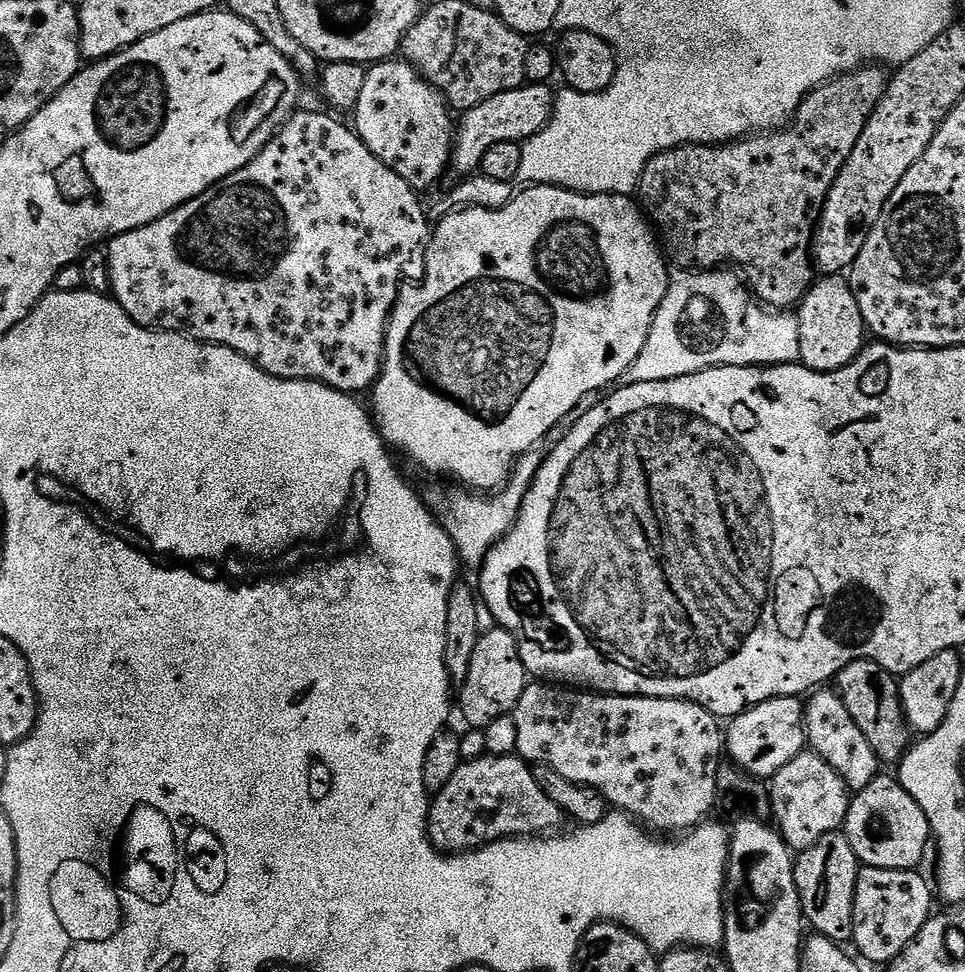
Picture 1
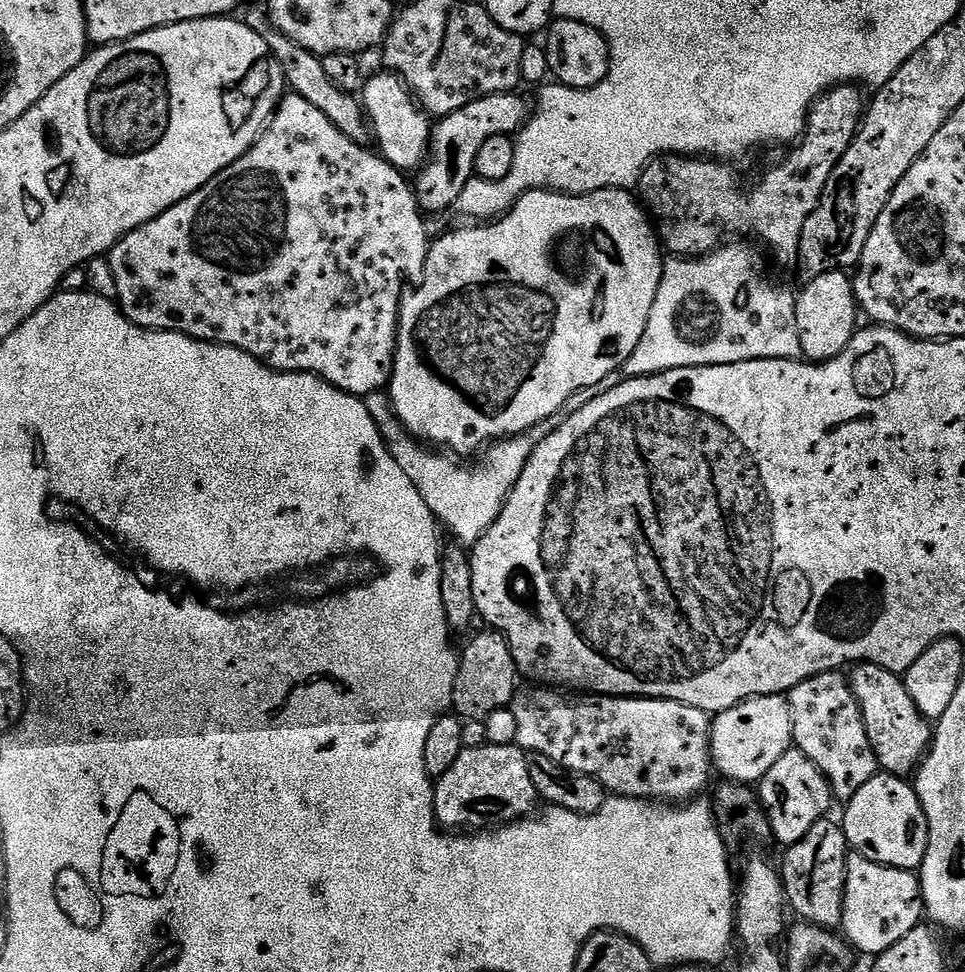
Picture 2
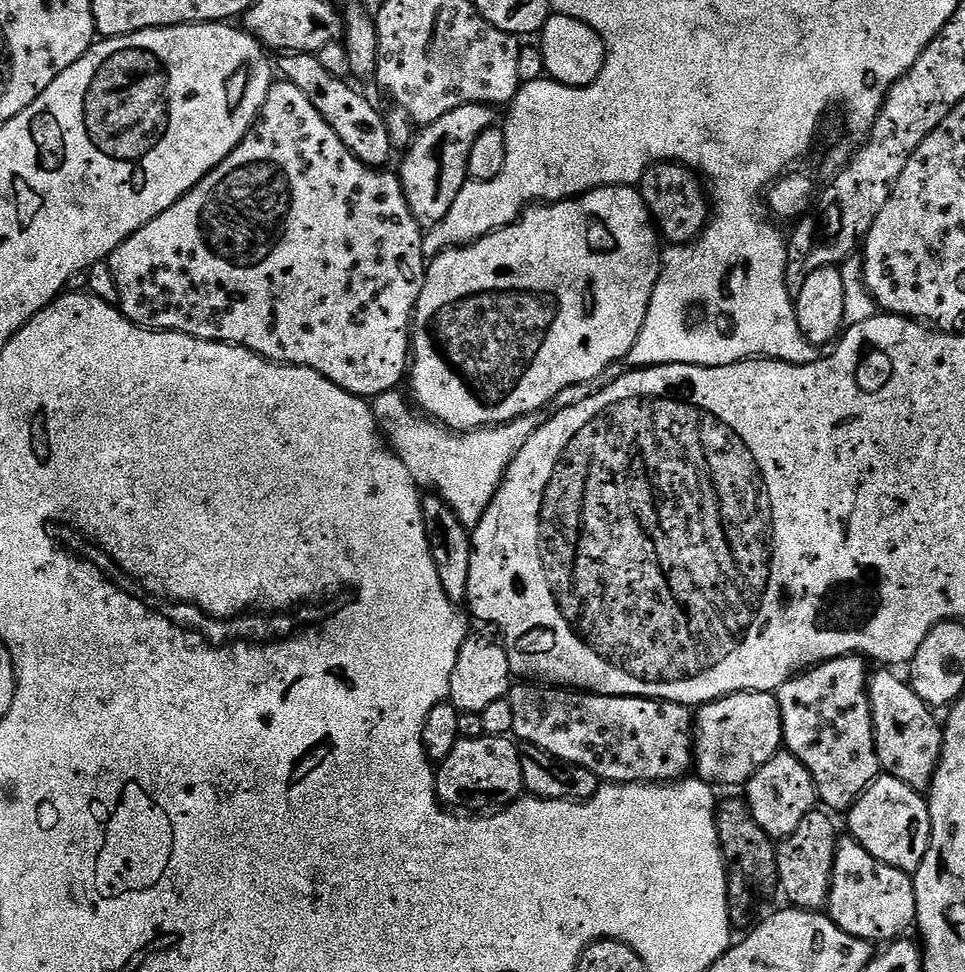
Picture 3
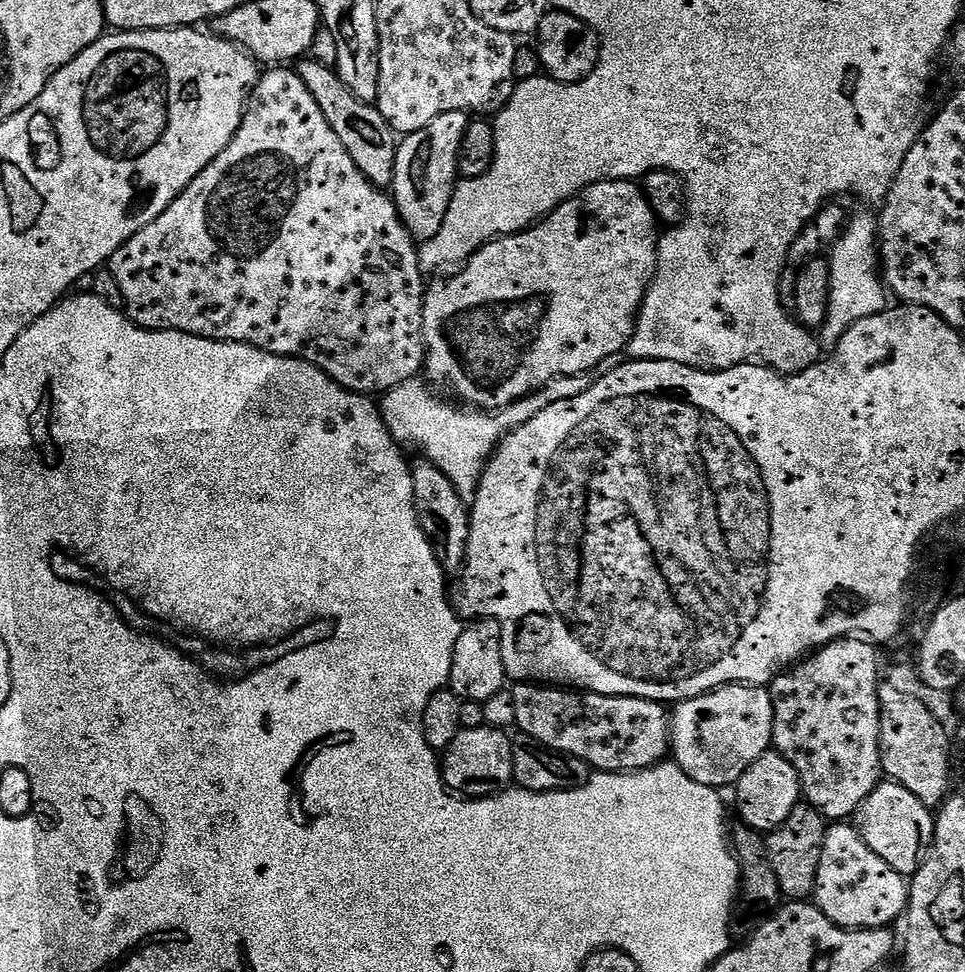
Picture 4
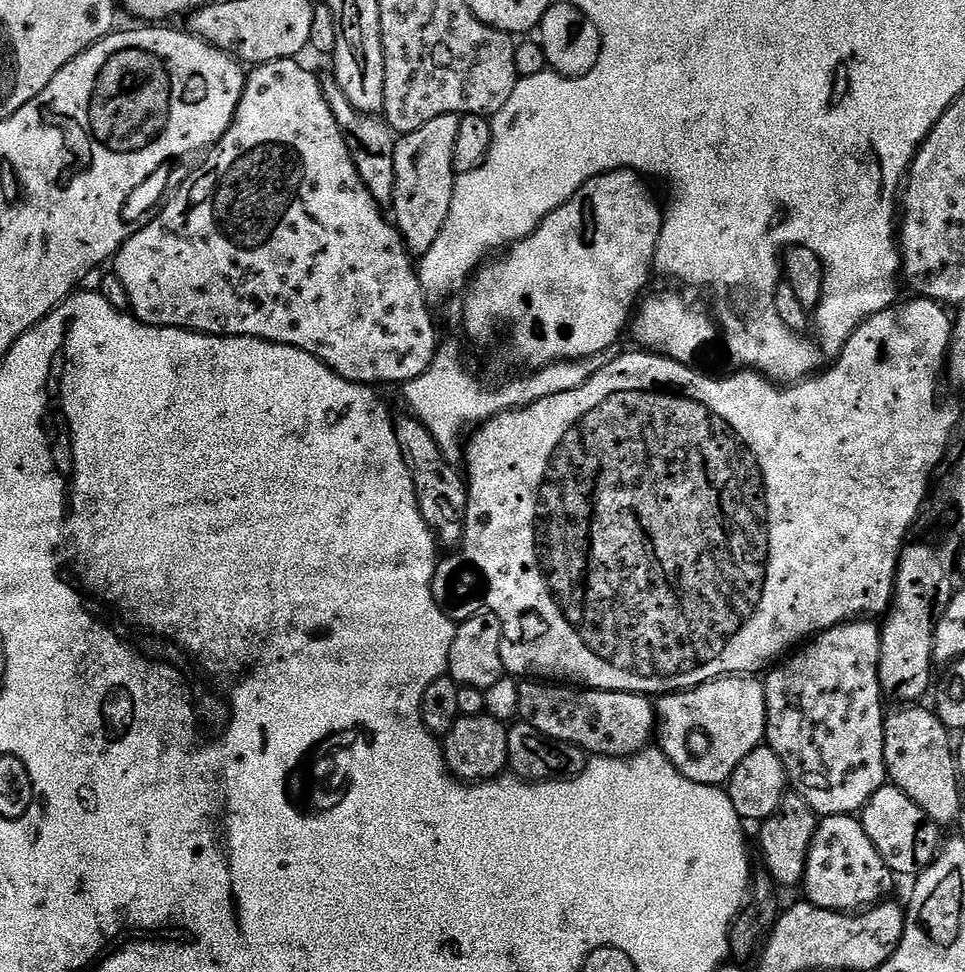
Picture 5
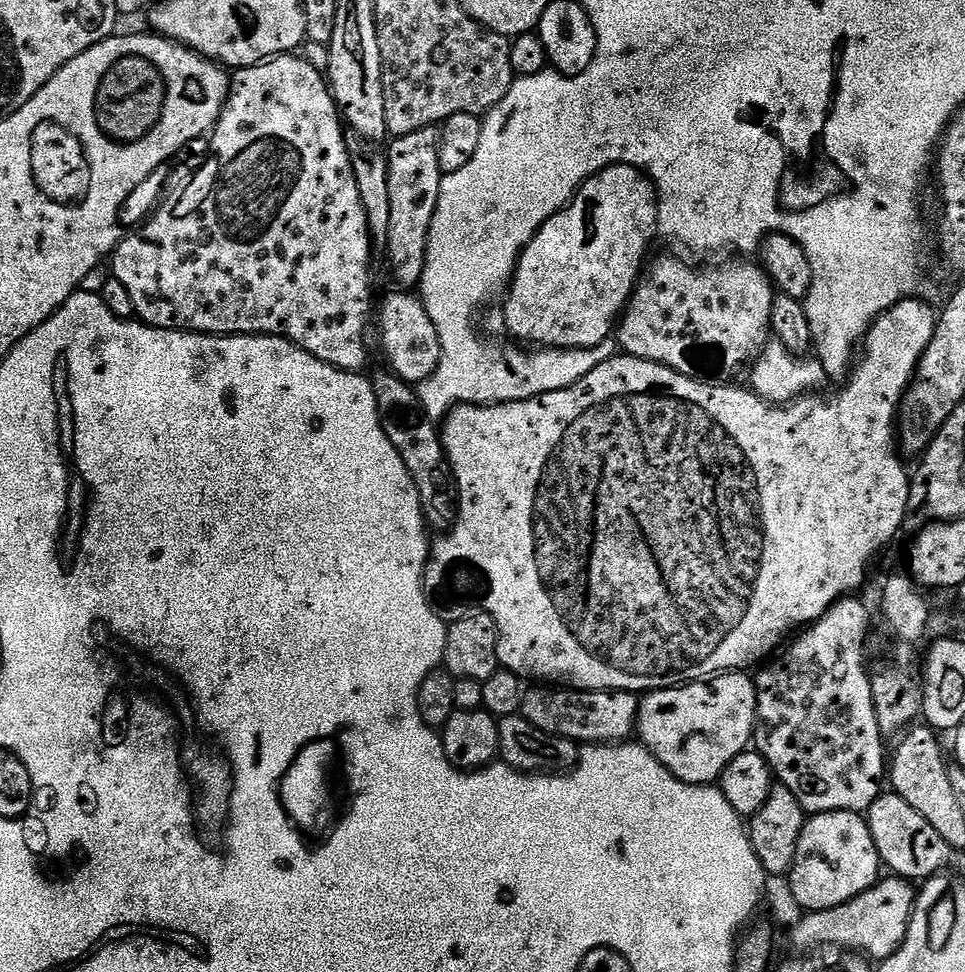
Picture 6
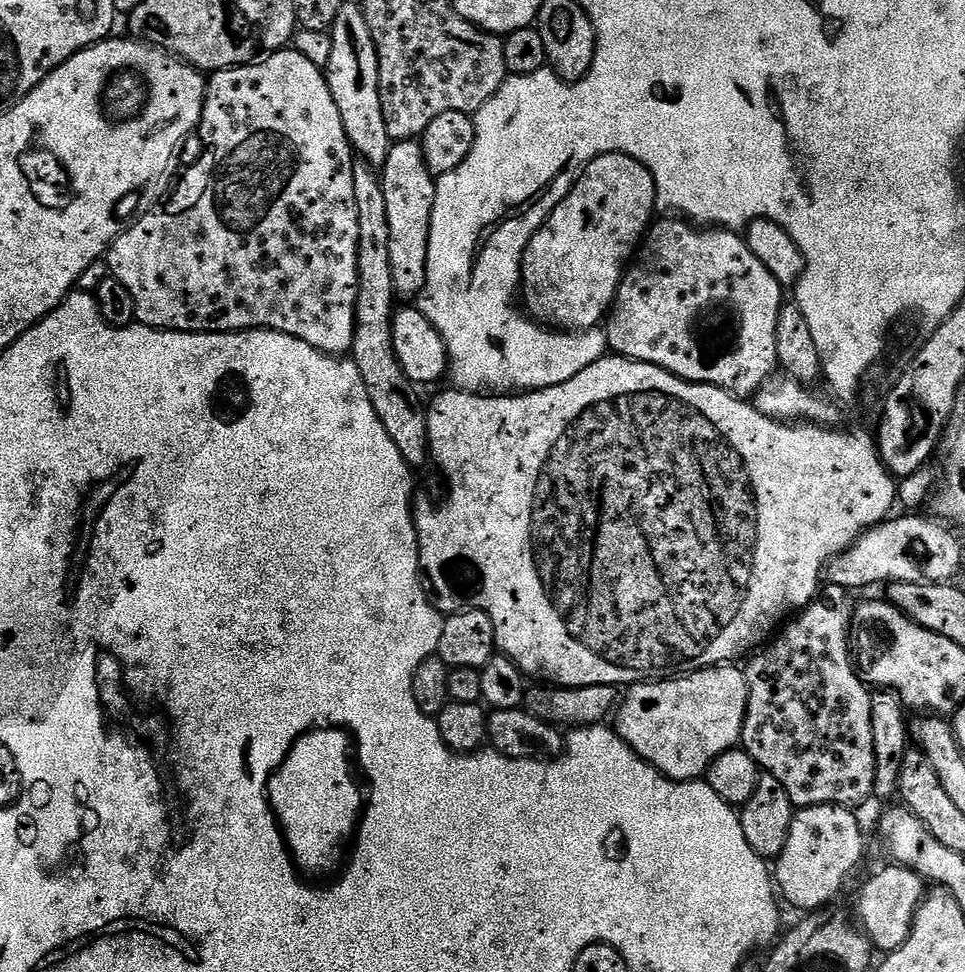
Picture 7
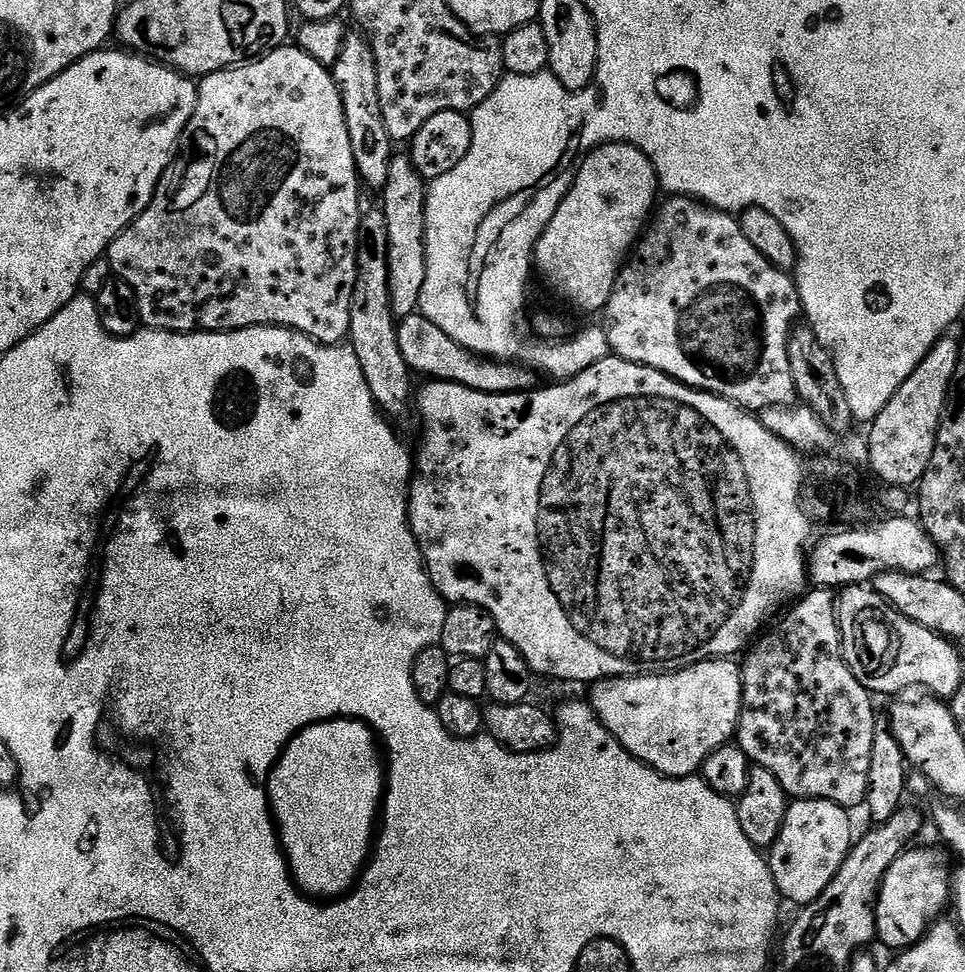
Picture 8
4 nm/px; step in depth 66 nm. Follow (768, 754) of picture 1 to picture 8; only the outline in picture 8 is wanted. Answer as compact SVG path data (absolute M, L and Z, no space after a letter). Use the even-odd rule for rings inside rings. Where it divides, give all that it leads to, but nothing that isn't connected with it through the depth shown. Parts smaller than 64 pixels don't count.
M717 658L715 660L703 660L689 668L683 668L677 672L661 672L659 674L649 674L646 676L622 676L619 678L605 678L597 680L591 685L592 697L590 703L592 710L600 719L600 724L610 730L610 734L621 744L623 748L631 754L633 760L640 760L646 766L650 766L654 771L662 773L664 776L694 776L699 773L701 766L706 762L708 755L714 750L718 750L723 744L729 743L736 735L738 718L742 710L742 678L740 677L741 665L732 658Z

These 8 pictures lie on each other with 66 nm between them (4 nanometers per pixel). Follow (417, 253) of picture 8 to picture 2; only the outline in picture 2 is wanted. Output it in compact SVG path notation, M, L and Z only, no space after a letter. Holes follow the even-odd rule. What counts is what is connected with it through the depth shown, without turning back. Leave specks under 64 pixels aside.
M503 92L502 94L490 94L486 98L478 98L466 106L462 106L462 110L454 110L454 114L439 117L432 129L432 143L428 146L428 159L419 169L418 175L415 177L417 180L414 180L416 201L420 204L421 212L431 214L431 212L444 212L447 208L455 209L462 190L474 179L478 150L482 150L486 138L512 136L528 123L529 115L529 101L527 104L516 92Z

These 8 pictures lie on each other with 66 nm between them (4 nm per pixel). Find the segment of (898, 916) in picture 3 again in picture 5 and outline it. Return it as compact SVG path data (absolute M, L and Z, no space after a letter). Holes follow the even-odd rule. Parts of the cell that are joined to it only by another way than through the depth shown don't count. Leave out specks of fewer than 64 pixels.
M855 815L826 816L817 823L802 885L802 891L808 895L807 903L848 914L883 901L887 897L884 895L888 892L888 878L889 868Z

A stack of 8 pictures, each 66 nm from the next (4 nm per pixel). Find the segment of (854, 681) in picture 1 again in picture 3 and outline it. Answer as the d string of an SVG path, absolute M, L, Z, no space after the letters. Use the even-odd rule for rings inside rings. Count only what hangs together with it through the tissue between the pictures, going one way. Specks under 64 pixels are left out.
M892 670L876 671L871 673L868 681L868 701L872 707L874 746L881 773L898 778L918 793L927 793L942 754L944 730L941 721L936 721L937 713L914 694L905 677L903 680L895 676Z

